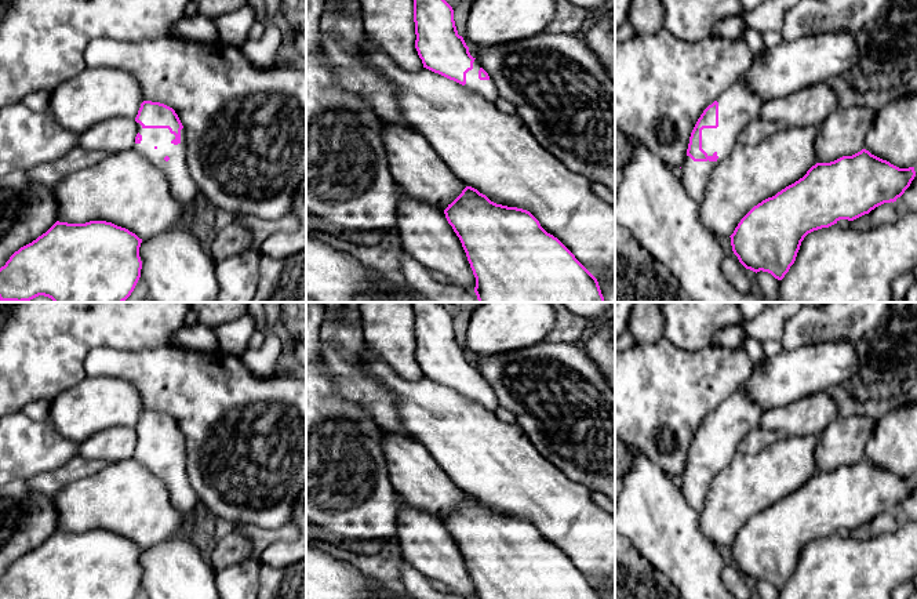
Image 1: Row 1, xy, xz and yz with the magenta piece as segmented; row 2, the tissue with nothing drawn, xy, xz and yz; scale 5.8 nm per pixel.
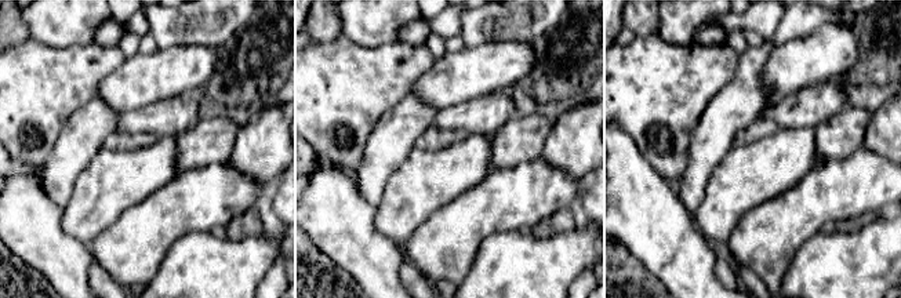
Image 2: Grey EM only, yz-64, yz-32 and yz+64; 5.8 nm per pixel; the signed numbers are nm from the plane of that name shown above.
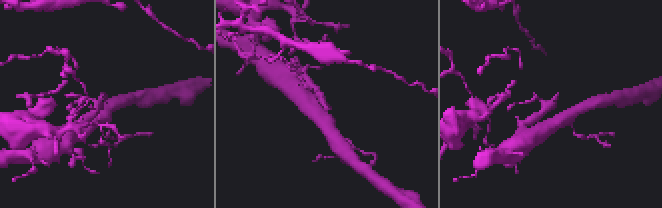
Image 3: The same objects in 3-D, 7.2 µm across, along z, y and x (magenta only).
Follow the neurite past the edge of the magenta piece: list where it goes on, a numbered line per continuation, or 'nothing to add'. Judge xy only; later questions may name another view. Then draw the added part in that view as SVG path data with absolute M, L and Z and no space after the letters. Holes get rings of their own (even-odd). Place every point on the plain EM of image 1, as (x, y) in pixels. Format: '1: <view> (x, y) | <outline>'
1: xy (182, 496) | M139 432L139 453L132 458L145 465L165 484L171 504L181 512L190 513L199 504L199 498L190 486L185 469L185 439L181 439L181 451L174 454L175 444L168 438L143 438Z

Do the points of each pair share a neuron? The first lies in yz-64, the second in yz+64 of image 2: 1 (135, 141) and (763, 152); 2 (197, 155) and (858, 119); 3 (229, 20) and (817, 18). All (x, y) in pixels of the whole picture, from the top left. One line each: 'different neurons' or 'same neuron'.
1: different neurons
2: same neuron
3: same neuron

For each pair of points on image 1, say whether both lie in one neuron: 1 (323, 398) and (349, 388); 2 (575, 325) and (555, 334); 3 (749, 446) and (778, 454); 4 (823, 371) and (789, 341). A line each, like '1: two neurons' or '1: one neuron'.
1: two neurons
2: one neuron
3: two neurons
4: two neurons

